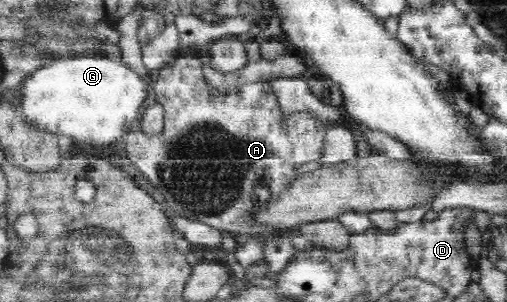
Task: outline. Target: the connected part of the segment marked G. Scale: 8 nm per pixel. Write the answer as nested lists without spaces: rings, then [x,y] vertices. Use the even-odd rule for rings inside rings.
[[[83,55],[76,57],[61,57],[60,59],[46,62],[44,66],[35,70],[34,74],[30,74],[30,76],[28,76],[17,88],[17,96],[22,99],[21,109],[24,110],[25,117],[29,119],[30,123],[36,123],[36,125],[42,129],[53,131],[53,133],[59,135],[62,140],[68,140],[68,138],[62,138],[62,136],[70,136],[70,140],[74,140],[74,142],[76,142],[76,140],[86,140],[86,142],[94,142],[94,144],[110,144],[110,142],[114,142],[114,140],[121,140],[126,133],[132,132],[132,122],[140,118],[140,114],[144,110],[144,107],[150,103],[150,83],[150,78],[138,76],[137,71],[128,67],[124,62],[112,60],[108,56]]]

